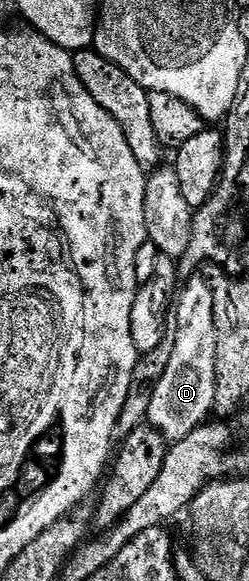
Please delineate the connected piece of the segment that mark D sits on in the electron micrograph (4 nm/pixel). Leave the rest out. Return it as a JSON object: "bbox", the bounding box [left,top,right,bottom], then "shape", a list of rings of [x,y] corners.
{"bbox":[147,275,215,443],"shape":[[[194,275],[188,278],[184,285],[185,290],[182,291],[181,298],[178,301],[176,298],[175,301],[175,314],[178,319],[175,349],[163,377],[154,388],[147,418],[148,424],[154,425],[169,443],[191,435],[191,431],[206,424],[207,418],[213,413],[215,403],[215,299],[211,295],[211,287],[204,276]]]}

